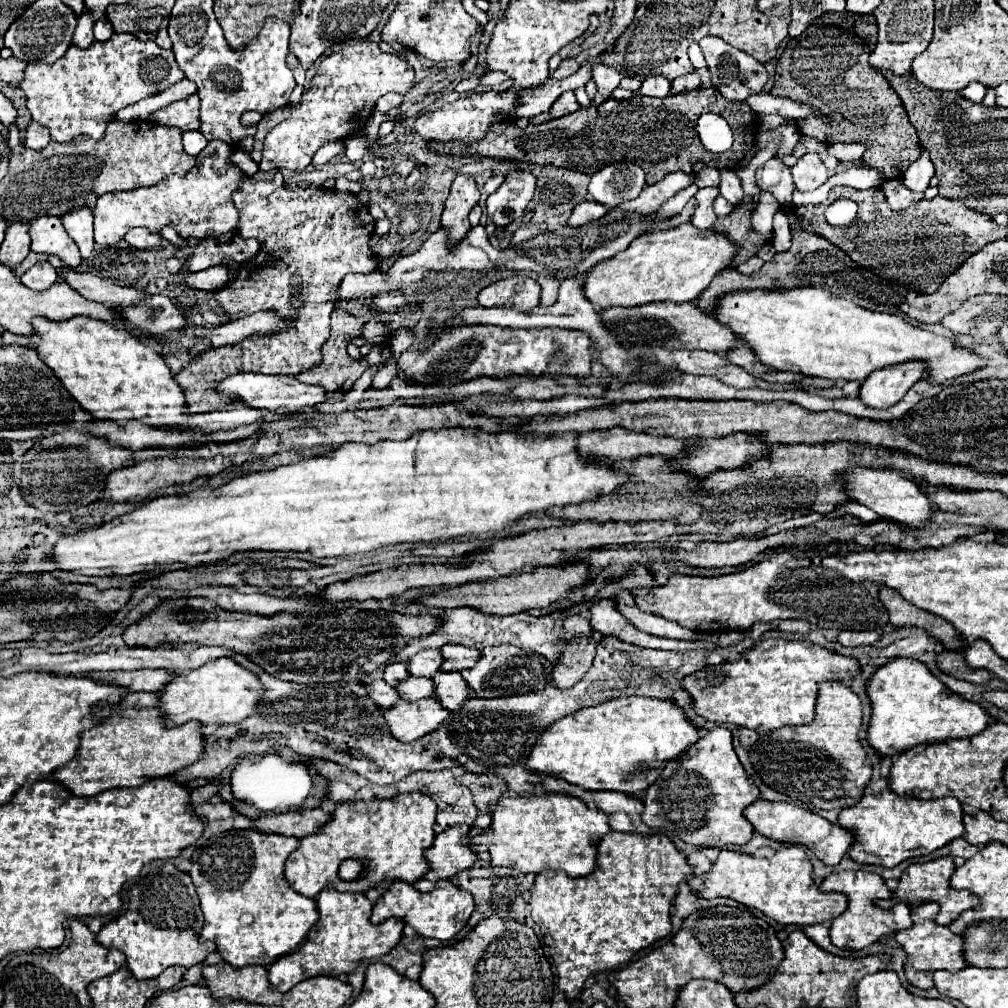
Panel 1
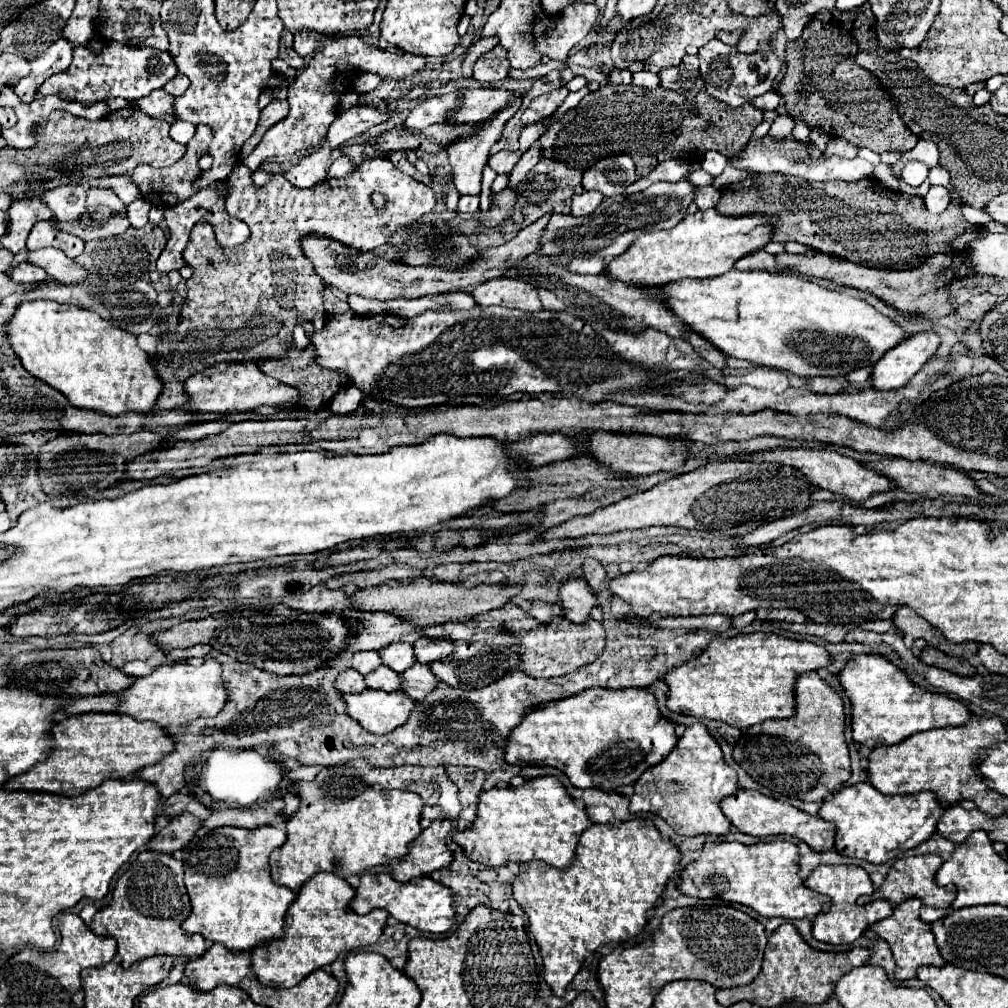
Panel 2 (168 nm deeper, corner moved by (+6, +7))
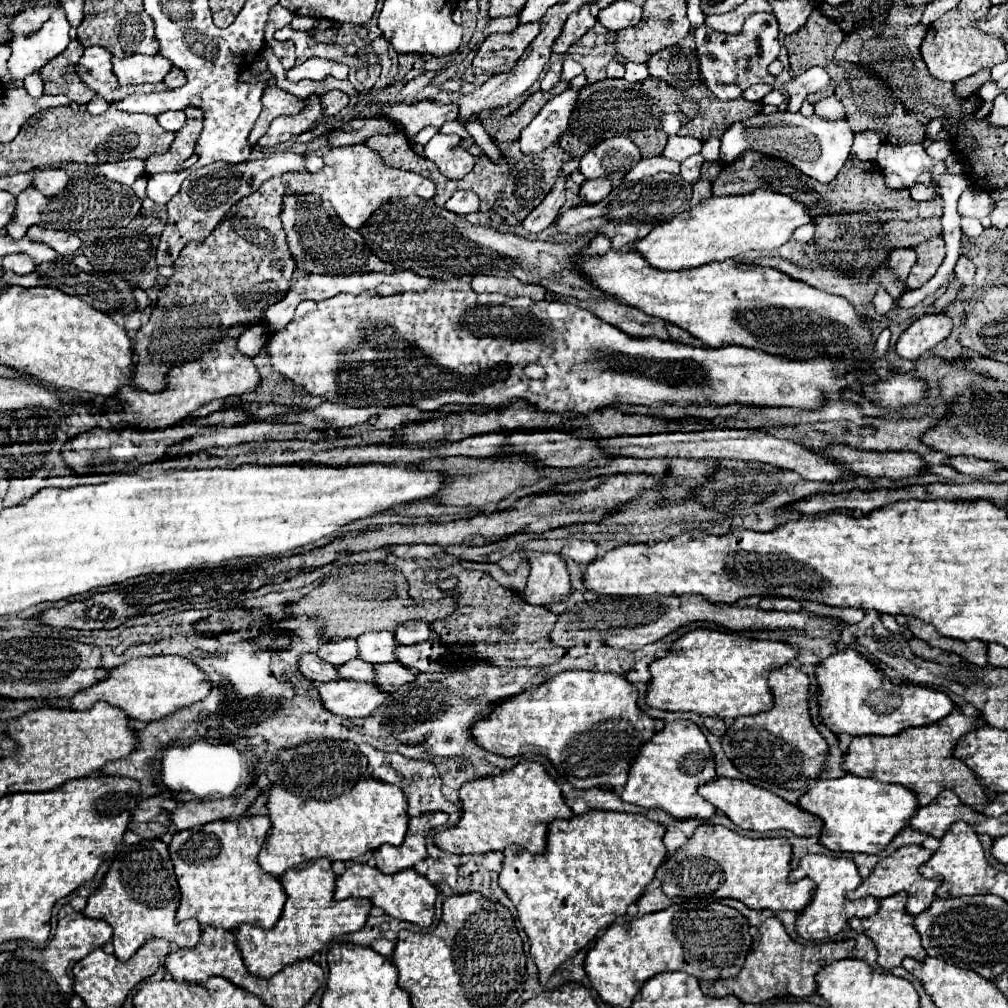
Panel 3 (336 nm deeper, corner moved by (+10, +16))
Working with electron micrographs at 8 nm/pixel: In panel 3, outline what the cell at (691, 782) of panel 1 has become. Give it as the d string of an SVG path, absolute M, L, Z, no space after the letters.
M675 720L665 724L665 728L641 748L635 764L631 766L631 776L627 778L621 798L643 808L665 810L679 820L709 820L717 810L707 800L703 800L697 790L699 786L713 780L717 780L715 760L705 734L691 720Z

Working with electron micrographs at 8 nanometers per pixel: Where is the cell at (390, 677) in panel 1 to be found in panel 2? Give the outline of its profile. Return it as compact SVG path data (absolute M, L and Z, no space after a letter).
M359 651L359 653L353 653L353 657L349 659L349 667L357 669L363 675L367 675L371 669L377 669L379 665L381 665L381 659L377 651Z

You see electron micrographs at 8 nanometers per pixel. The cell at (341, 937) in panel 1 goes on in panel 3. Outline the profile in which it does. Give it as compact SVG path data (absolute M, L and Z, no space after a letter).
M323 858L303 862L285 872L281 884L287 892L287 902L275 928L263 930L243 924L243 928L237 930L237 946L243 954L247 970L253 976L271 978L277 972L281 972L287 964L313 958L313 954L323 950L333 938L365 928L373 904L367 898L349 898L337 902L333 898L335 880L337 876L331 870L331 862Z

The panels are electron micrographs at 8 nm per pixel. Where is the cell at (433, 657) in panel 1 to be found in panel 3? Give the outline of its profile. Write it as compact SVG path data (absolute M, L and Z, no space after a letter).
M365 632L357 638L359 658L371 664L395 662L397 660L397 640L393 632Z

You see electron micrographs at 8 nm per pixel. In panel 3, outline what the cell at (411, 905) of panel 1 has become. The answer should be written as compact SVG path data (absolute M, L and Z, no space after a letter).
M349 864L349 868L341 876L337 876L337 886L335 886L335 900L345 900L349 896L369 898L375 906L383 908L385 914L405 922L419 924L419 926L433 924L437 894L439 894L437 886L431 884L425 876L417 874L413 868L387 876L369 864Z

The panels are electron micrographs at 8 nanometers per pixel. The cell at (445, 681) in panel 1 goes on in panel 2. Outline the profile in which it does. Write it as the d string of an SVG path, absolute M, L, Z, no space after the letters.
M423 663L411 665L411 669L403 671L403 693L407 693L413 701L423 701L427 693L437 687L437 677Z

